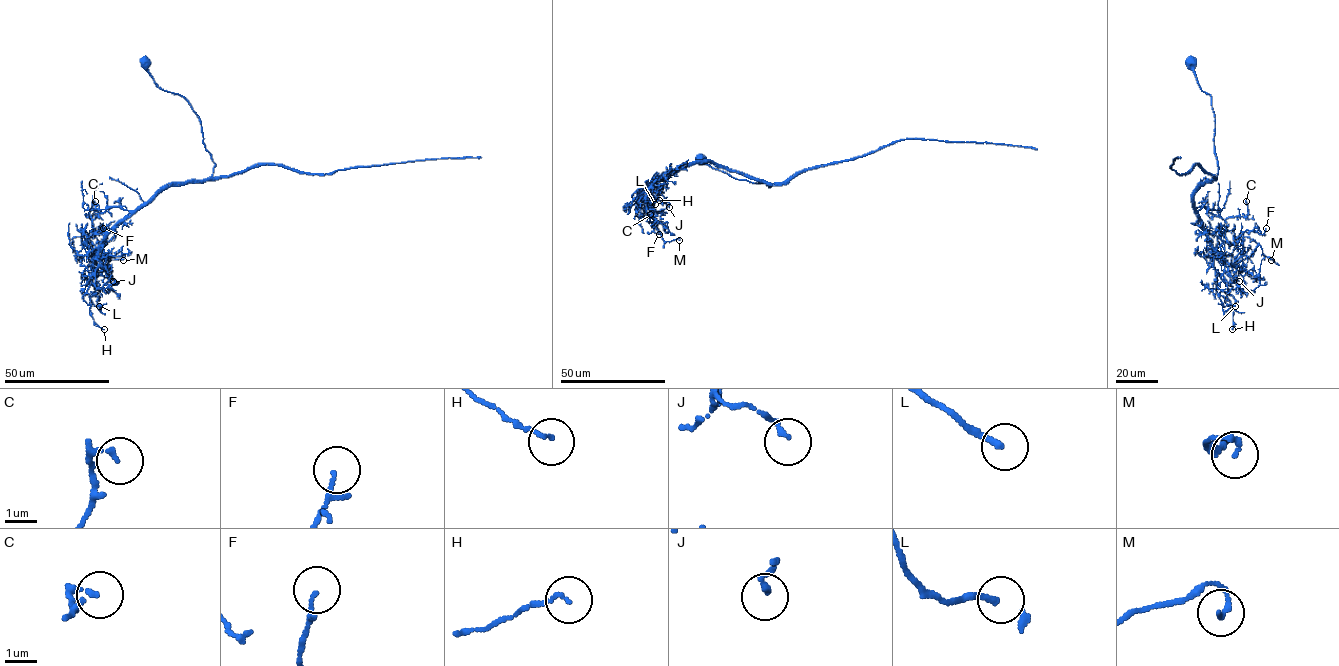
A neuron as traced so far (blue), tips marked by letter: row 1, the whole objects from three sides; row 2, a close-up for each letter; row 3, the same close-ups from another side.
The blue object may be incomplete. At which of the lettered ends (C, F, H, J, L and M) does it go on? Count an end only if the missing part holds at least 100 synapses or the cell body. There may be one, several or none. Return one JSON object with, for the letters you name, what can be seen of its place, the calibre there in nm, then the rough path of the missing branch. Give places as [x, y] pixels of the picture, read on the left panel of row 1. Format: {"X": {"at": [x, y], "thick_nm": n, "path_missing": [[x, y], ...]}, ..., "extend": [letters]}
{"extend": []}

